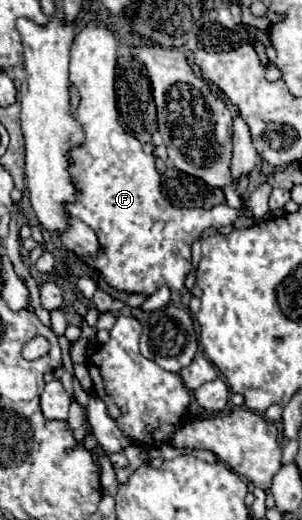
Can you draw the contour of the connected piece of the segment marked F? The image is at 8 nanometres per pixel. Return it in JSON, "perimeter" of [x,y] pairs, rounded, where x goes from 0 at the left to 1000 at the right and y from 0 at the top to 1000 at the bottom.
{"perimeter":[[[288,46],[235,88],[228,154],[262,173],[268,196],[248,212],[255,235],[275,242],[281,269],[222,292],[228,338],[255,365],[248,388],[222,388],[209,400],[228,415],[295,431],[328,458],[328,485],[268,496],[288,512],[321,519],[334,535],[394,562],[500,569],[520,554],[560,550],[566,562],[593,562],[632,519],[632,469],[692,435],[765,435],[798,412],[745,392],[699,404],[679,400],[579,400],[533,369],[533,335],[513,323],[513,300],[480,296],[467,273],[421,258],[387,227],[381,200],[381,123],[387,123],[387,77],[348,46]]]}

